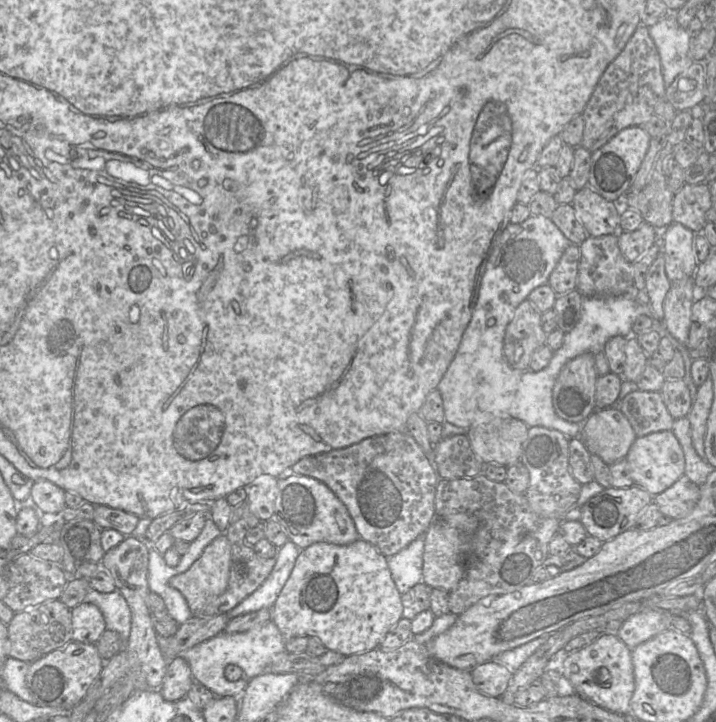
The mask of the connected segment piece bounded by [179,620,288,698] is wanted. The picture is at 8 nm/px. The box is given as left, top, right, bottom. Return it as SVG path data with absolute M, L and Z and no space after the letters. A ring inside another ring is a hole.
M267 621L241 633L220 634L201 642L179 654L189 664L195 681L206 686L216 697L232 696L239 698L244 692L248 680L265 672L269 665L281 655L288 653L285 637L273 621ZM229 664L239 666L243 676L237 681L226 679L224 671Z

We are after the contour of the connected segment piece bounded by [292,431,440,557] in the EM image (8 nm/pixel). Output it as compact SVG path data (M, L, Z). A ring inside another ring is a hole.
M407 431L392 432L384 435L373 436L346 448L331 450L329 452L318 455L306 456L298 461L294 466L292 466L292 473L295 475L313 477L326 484L346 506L351 518L354 521L360 538L373 545L386 557L397 554L402 549L406 548L411 542L417 539L420 535L426 533L435 519L435 496L440 478L421 446Z

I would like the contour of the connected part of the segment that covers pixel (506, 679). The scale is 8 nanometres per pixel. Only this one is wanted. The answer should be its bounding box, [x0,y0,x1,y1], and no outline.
[471,661,514,697]

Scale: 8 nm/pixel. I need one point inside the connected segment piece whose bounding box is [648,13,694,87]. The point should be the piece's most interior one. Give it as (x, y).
(672, 41)

